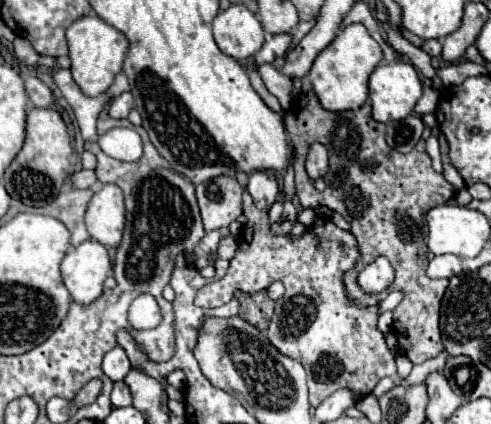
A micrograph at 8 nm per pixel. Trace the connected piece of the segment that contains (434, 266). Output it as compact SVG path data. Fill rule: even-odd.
M453 254L433 256L427 264L429 278L453 278L461 273L461 258Z

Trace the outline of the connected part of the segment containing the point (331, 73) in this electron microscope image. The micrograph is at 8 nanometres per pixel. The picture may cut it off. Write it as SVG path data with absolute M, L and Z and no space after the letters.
M351 24L351 26L345 26L337 34L337 38L315 58L307 76L325 110L331 110L331 112L357 110L365 104L369 96L369 88L367 88L369 74L377 68L381 60L383 60L381 46L369 36L367 28L363 24Z

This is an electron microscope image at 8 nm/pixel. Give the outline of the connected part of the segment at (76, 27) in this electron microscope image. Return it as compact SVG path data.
M87 14L77 18L67 28L67 42L69 42L69 58L71 58L71 72L83 94L99 96L103 94L115 80L115 76L123 68L125 54L129 50L129 42L125 34L103 22L97 14Z

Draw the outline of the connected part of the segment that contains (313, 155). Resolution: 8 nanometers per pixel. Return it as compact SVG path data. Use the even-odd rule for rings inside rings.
M311 144L309 146L309 154L307 154L307 162L305 168L311 172L317 172L317 180L321 178L321 174L327 172L327 150L323 144Z

